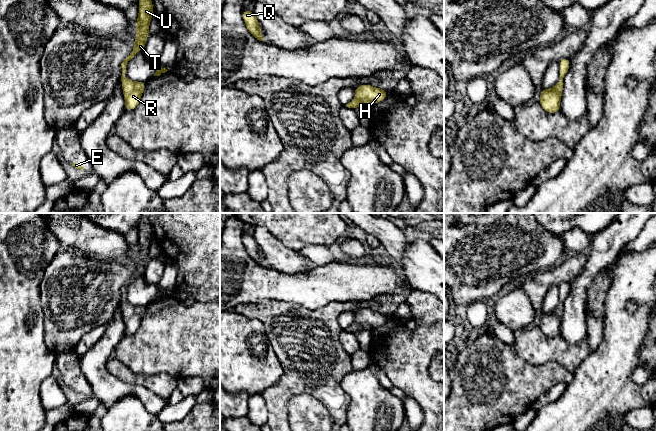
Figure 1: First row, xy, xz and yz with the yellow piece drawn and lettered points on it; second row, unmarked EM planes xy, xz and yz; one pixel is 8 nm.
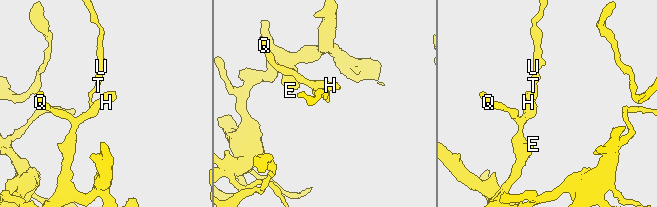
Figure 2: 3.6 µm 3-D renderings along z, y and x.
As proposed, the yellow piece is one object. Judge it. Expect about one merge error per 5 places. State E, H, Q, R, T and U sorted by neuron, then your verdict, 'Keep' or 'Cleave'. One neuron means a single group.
Groups: E H Q R T U. Keep

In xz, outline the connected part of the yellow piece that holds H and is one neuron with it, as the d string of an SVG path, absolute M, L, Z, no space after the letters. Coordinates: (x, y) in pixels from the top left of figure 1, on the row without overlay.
M363 308L354 313L356 322L349 326L346 331L356 334L362 328L375 328L383 325L388 317L381 312L375 312L369 308Z

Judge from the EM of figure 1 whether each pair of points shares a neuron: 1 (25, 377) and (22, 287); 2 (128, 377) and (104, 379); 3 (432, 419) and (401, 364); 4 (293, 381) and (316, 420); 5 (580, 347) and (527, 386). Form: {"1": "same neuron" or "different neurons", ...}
{"1": "same neuron", "2": "different neurons", "3": "same neuron", "4": "different neurons", "5": "different neurons"}

